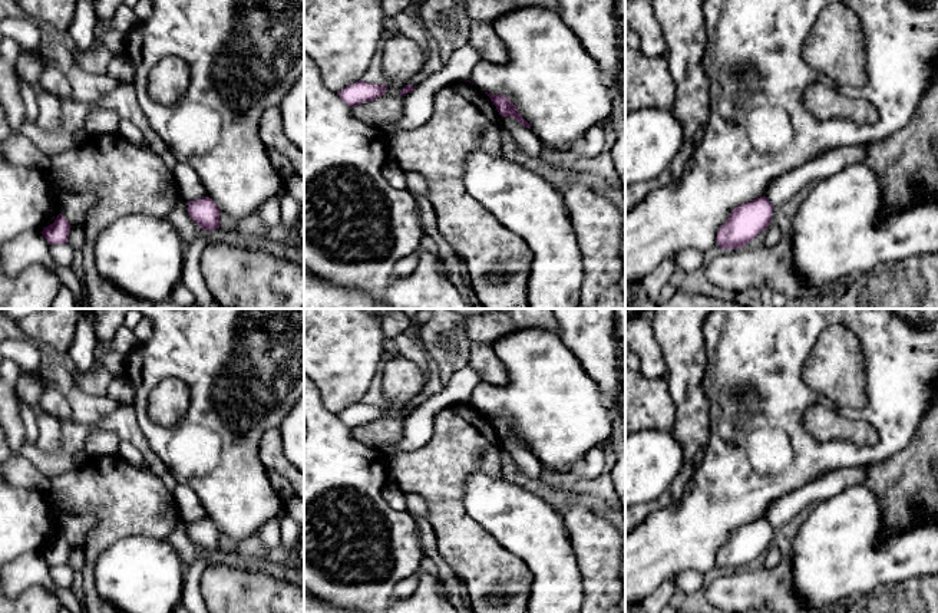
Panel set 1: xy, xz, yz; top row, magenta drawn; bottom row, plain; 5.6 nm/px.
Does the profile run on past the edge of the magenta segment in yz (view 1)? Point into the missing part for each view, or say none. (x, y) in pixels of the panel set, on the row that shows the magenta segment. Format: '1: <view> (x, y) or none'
1: none

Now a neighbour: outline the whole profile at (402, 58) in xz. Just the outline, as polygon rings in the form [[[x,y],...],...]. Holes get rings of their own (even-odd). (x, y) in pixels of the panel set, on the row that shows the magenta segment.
[[[390,34],[383,49],[383,70],[386,75],[386,93],[374,100],[353,108],[354,115],[367,125],[382,128],[397,122],[403,115],[403,88],[422,72],[426,53],[409,37]]]

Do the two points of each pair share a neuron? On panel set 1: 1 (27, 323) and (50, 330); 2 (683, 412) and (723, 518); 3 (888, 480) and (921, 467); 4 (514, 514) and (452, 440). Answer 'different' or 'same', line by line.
1: same
2: different
3: same
4: different

